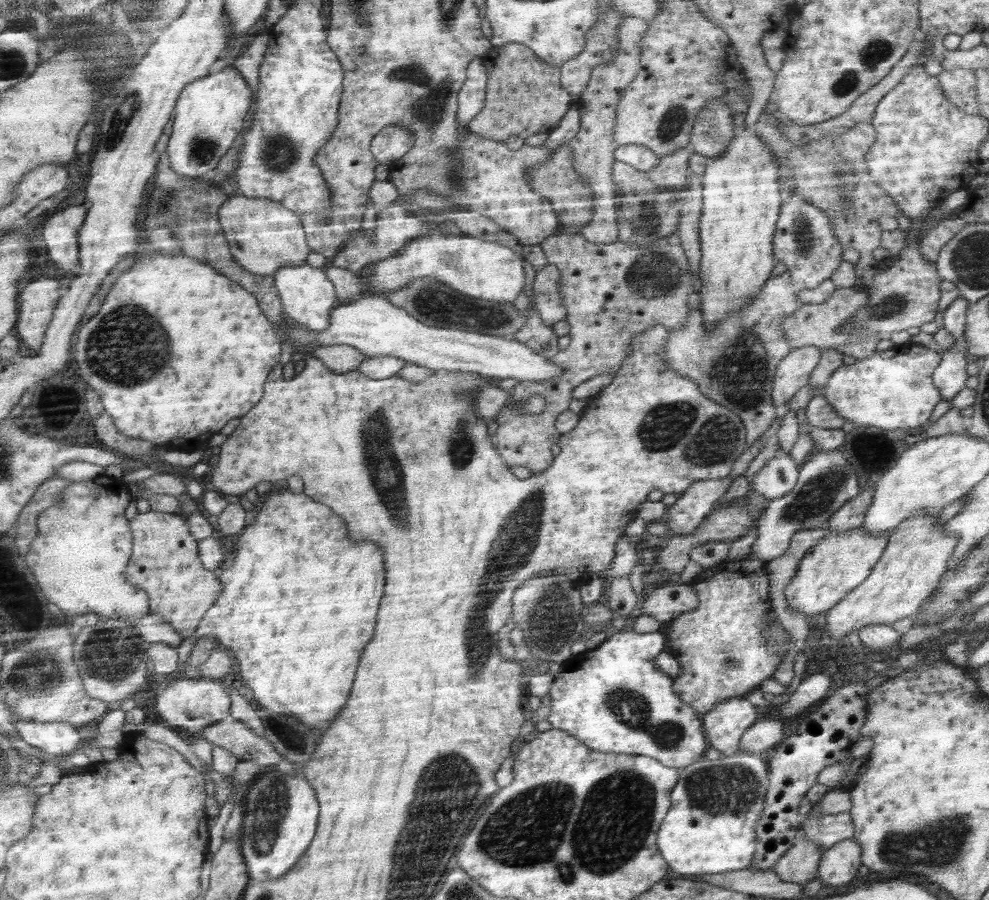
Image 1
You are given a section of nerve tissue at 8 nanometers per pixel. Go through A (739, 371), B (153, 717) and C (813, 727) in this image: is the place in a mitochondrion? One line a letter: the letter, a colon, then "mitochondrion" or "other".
A: mitochondrion
B: other
C: other

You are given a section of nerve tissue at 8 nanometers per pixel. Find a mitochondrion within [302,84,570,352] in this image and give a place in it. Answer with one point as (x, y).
(434, 301)

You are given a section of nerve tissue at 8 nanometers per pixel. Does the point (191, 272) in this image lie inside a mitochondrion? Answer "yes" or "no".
no

